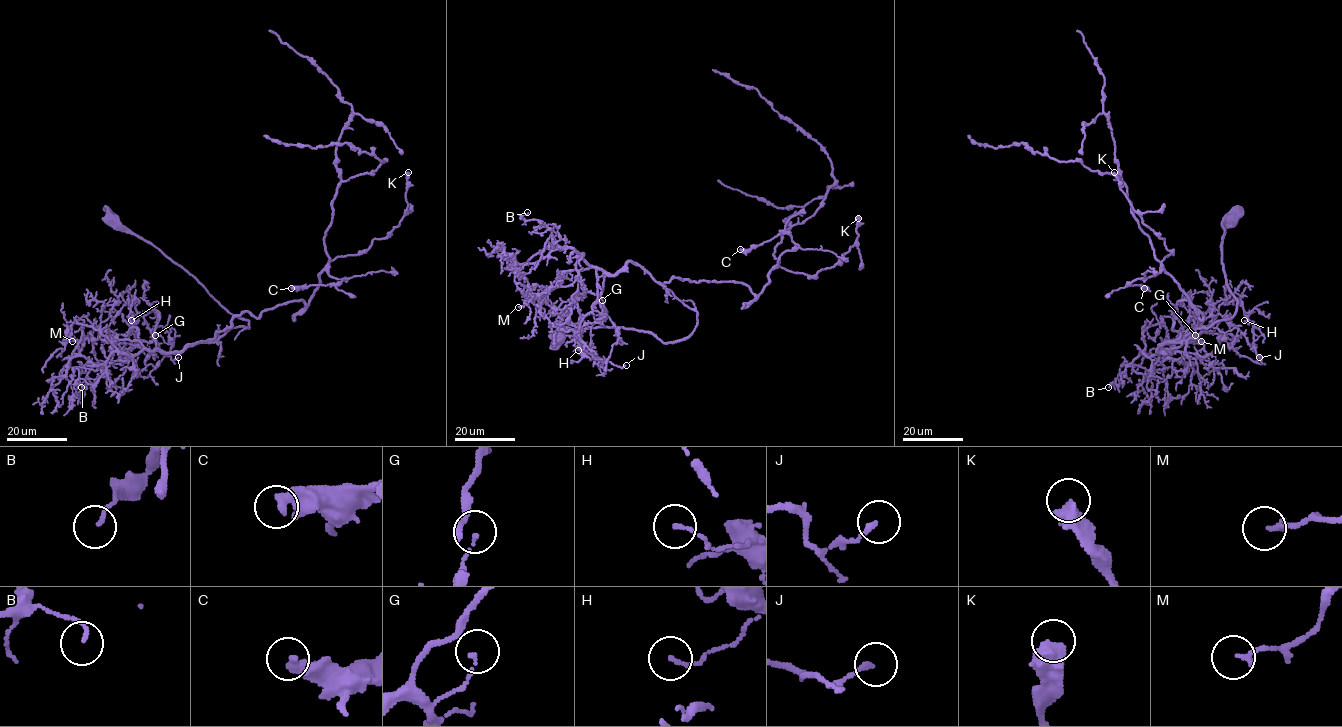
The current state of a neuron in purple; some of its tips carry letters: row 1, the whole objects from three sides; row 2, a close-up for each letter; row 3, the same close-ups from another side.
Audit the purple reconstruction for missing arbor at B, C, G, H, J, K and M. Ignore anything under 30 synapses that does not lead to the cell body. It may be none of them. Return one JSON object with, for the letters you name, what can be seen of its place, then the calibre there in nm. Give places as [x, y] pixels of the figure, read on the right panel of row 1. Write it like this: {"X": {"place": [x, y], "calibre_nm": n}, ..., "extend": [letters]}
{"extend": []}

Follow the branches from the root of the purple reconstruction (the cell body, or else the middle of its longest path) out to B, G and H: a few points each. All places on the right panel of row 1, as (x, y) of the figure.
B: (1231, 221), (1222, 263), (1235, 314), (1157, 350), (1170, 352), (1142, 351), (1108, 387)
G: (1231, 221), (1222, 263), (1235, 314), (1157, 350), (1170, 352), (1195, 335)
H: (1231, 221), (1235, 314), (1157, 350), (1190, 341), (1221, 304), (1240, 300), (1244, 320)

